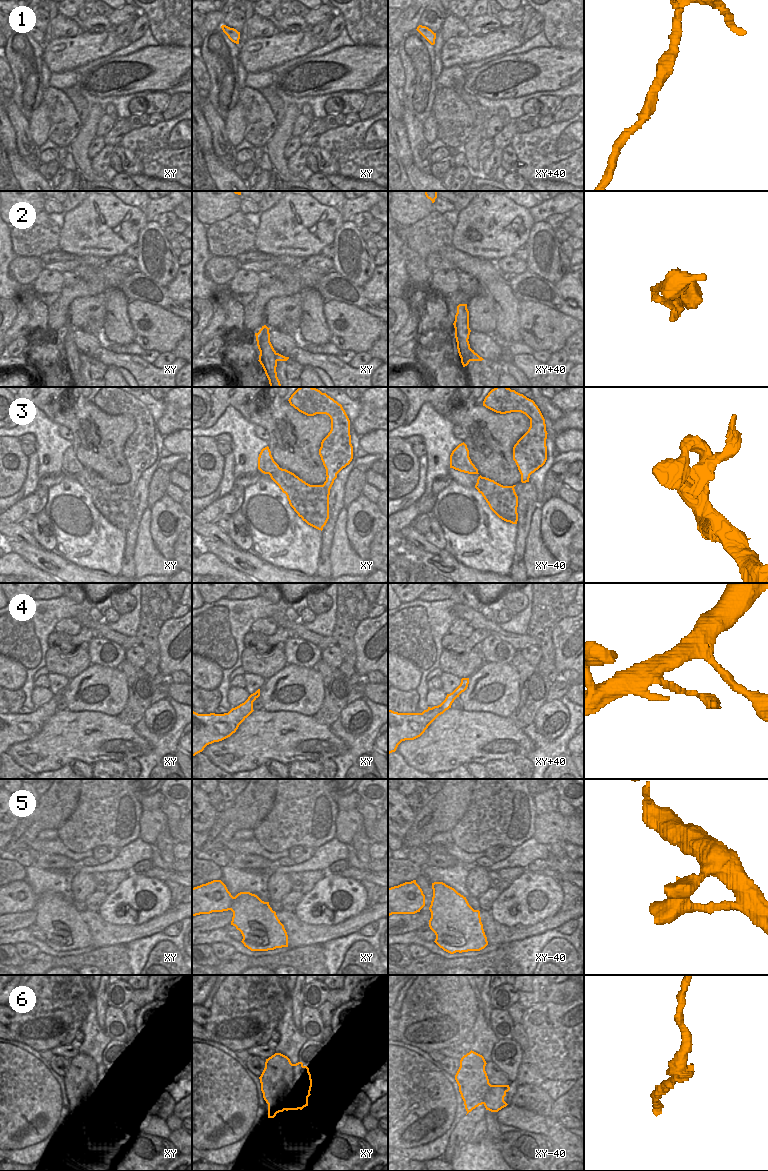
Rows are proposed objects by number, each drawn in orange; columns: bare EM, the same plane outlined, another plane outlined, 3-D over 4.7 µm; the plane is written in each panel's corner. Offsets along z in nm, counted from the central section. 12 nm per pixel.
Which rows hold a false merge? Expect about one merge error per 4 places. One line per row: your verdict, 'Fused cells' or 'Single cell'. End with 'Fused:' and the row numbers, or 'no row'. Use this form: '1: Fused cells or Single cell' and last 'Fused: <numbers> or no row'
1: Single cell
2: Single cell
3: Single cell
4: Fused cells
5: Single cell
6: Single cell
Fused: 4.

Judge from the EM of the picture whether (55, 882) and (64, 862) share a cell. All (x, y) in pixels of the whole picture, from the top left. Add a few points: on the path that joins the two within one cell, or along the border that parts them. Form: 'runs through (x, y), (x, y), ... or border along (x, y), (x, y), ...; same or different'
border along (37, 865), (45, 869), (71, 870); different

